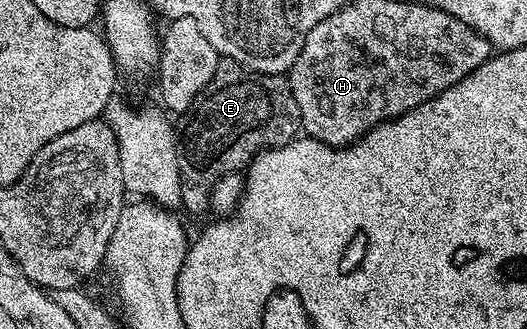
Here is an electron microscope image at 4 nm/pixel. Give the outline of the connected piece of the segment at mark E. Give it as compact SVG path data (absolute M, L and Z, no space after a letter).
M225 59L219 60L216 75L212 75L212 79L208 83L208 87L204 87L204 91L200 91L200 95L196 95L196 99L192 103L192 107L188 107L186 112L181 114L180 121L182 126L177 126L177 143L178 143L178 163L179 163L179 179L182 183L182 203L181 208L187 209L190 213L206 213L210 208L210 194L215 192L216 186L224 175L229 173L242 173L254 160L254 156L261 153L264 149L275 149L278 145L287 145L288 142L299 136L302 128L302 120L300 119L300 107L296 107L296 99L290 90L290 82L285 76L277 73L253 73L252 70L236 64L234 61Z

